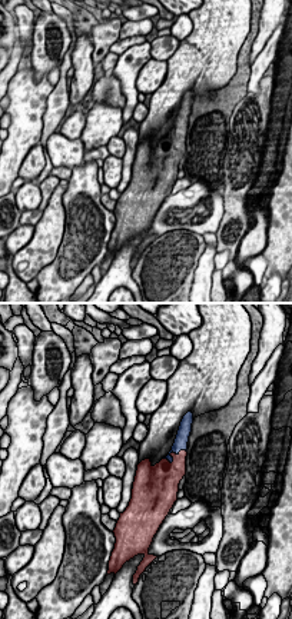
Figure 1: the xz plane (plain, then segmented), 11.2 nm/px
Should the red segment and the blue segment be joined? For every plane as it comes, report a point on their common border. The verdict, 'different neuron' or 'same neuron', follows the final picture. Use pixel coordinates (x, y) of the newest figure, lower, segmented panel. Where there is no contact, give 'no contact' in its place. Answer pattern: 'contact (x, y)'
contact (171, 453)

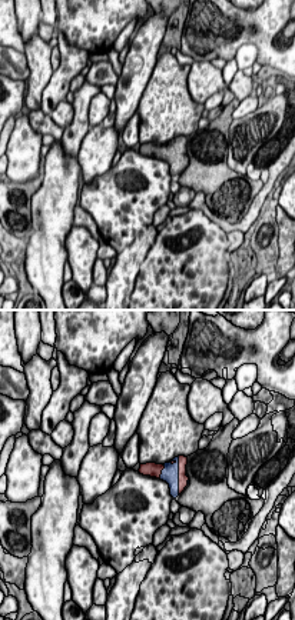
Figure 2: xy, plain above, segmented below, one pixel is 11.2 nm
contact (179, 474)

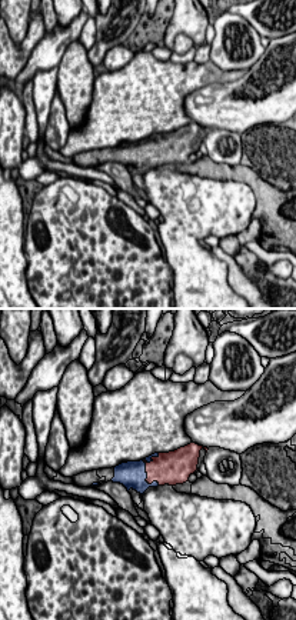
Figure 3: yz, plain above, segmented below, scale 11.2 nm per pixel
contact (146, 472)

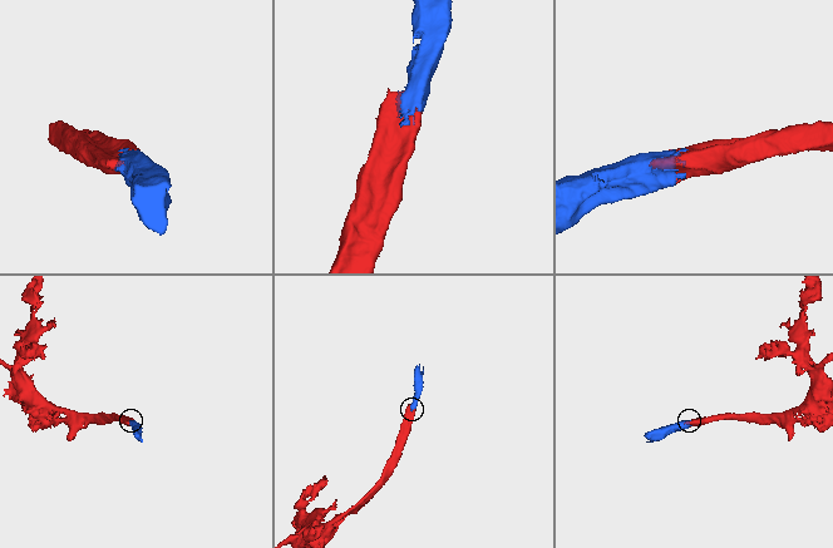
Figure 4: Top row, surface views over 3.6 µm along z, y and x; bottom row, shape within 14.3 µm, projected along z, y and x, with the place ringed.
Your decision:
same neuron

